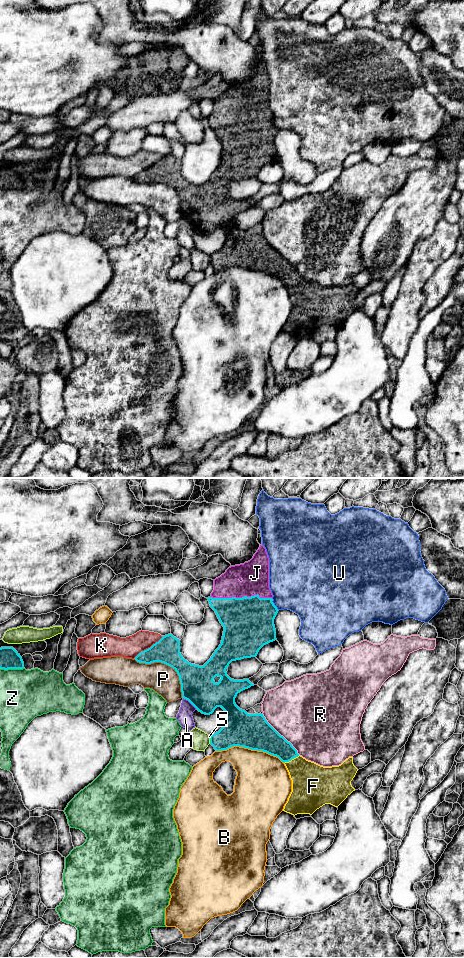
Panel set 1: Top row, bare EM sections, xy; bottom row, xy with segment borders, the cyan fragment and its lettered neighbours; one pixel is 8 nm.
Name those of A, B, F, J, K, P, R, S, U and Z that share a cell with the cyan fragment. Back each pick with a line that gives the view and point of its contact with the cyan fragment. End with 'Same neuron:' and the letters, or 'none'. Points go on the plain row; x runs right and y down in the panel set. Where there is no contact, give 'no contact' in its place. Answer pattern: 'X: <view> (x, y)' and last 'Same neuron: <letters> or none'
F: xy (291, 279)
J: xy (242, 117)
Same neuron: F, J

